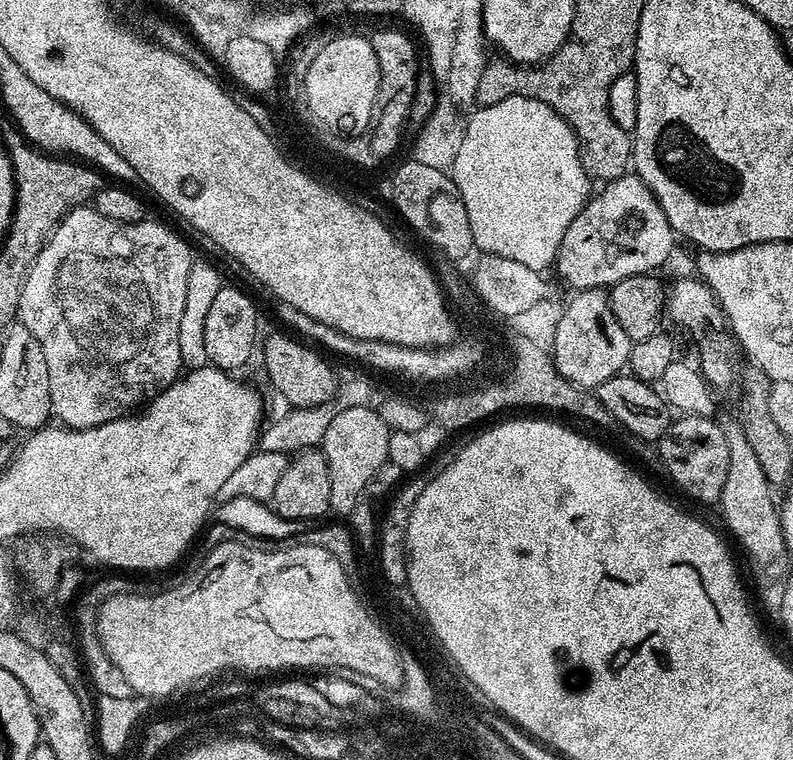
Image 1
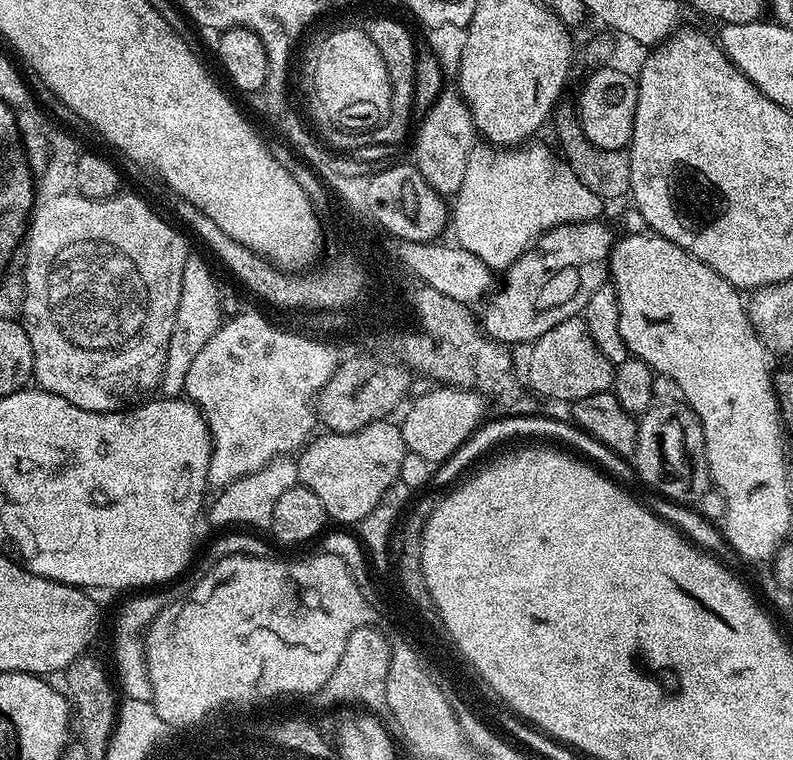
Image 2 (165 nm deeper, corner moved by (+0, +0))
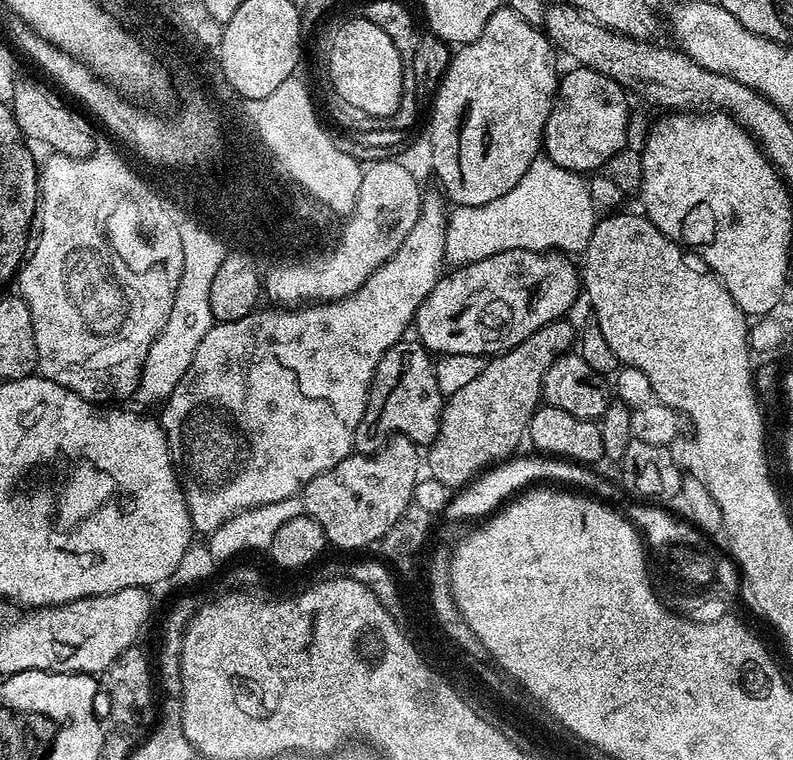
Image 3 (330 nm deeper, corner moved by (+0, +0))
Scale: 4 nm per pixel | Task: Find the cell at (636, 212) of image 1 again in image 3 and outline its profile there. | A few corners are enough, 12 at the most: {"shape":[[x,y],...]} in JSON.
{"shape":[[571,255],[453,267],[416,312],[432,354],[509,352],[567,317]]}

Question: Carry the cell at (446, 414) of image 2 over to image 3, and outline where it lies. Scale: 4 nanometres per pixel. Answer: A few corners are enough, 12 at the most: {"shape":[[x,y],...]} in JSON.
{"shape":[[564,318],[445,399],[427,475],[459,490],[525,443]]}

